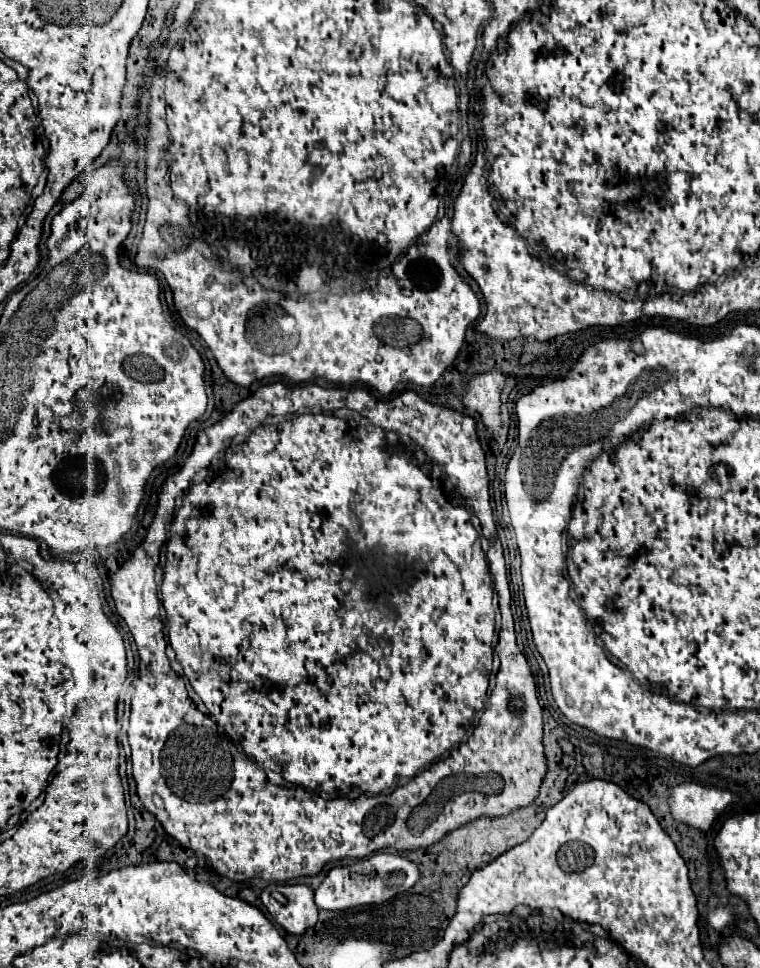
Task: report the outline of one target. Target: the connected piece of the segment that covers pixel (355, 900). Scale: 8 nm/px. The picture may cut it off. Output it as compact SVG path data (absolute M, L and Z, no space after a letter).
M376 853L372 857L360 859L346 867L332 867L324 877L324 881L320 883L320 887L316 889L316 905L318 909L342 911L358 905L382 903L386 899L392 899L398 893L408 891L418 879L420 879L420 871L416 863L402 859L400 855Z

